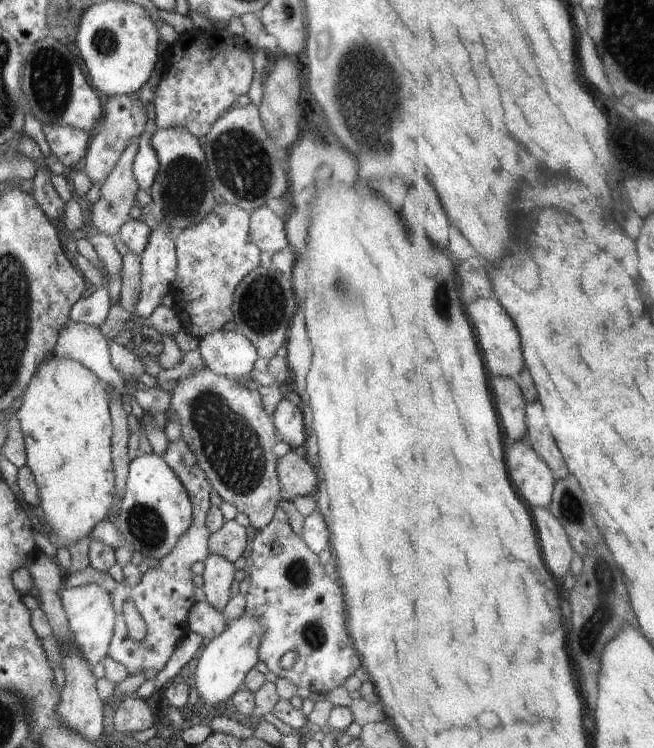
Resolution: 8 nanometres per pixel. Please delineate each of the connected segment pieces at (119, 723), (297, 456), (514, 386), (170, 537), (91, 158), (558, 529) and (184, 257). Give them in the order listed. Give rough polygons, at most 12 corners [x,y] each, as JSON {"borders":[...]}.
{"borders":[[[142,698],[122,699],[113,718],[118,732],[148,730],[154,715]],[[303,452],[277,459],[288,498],[318,491],[316,470]],[[494,377],[510,443],[526,442],[527,408],[520,380]],[[160,455],[129,461],[116,528],[156,563],[192,521]],[[135,94],[103,107],[84,172],[100,187],[147,123]],[[551,509],[534,516],[552,572],[566,578],[577,552],[567,528]],[[216,204],[175,239],[174,310],[201,339],[260,265],[250,212]]]}

